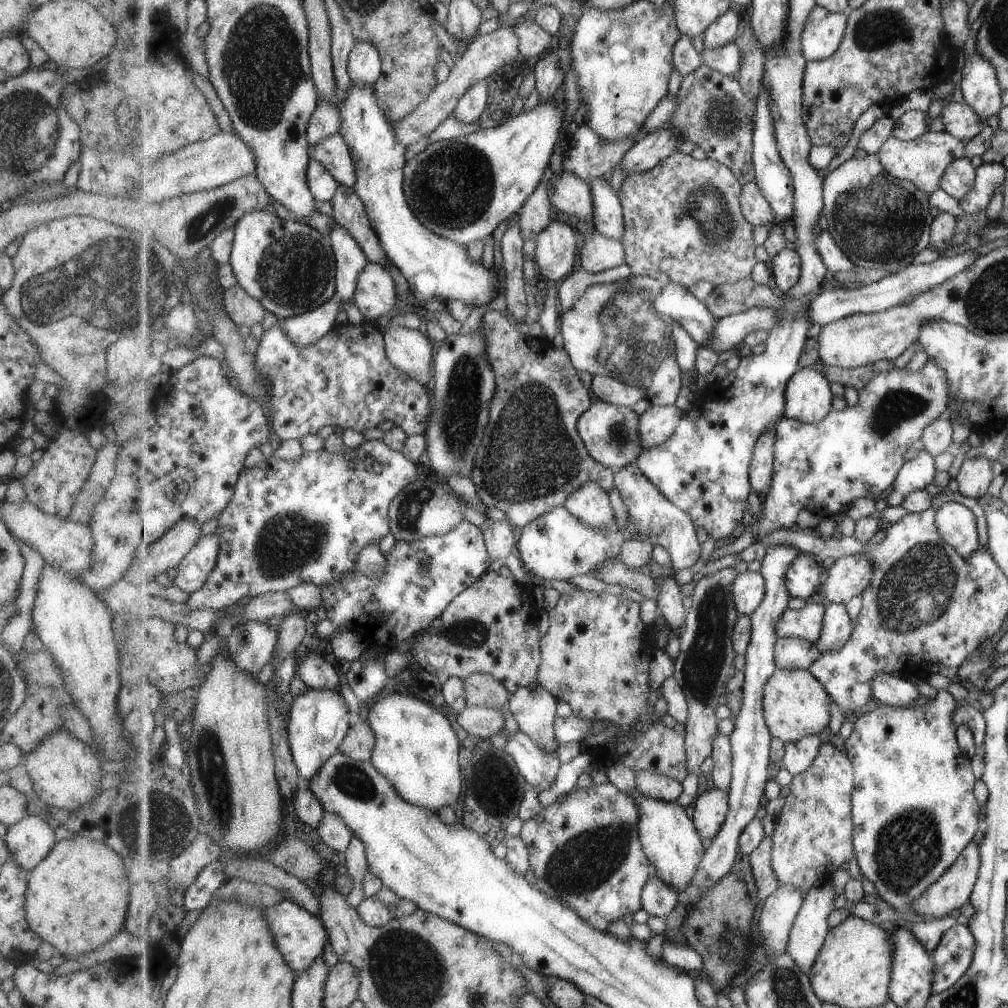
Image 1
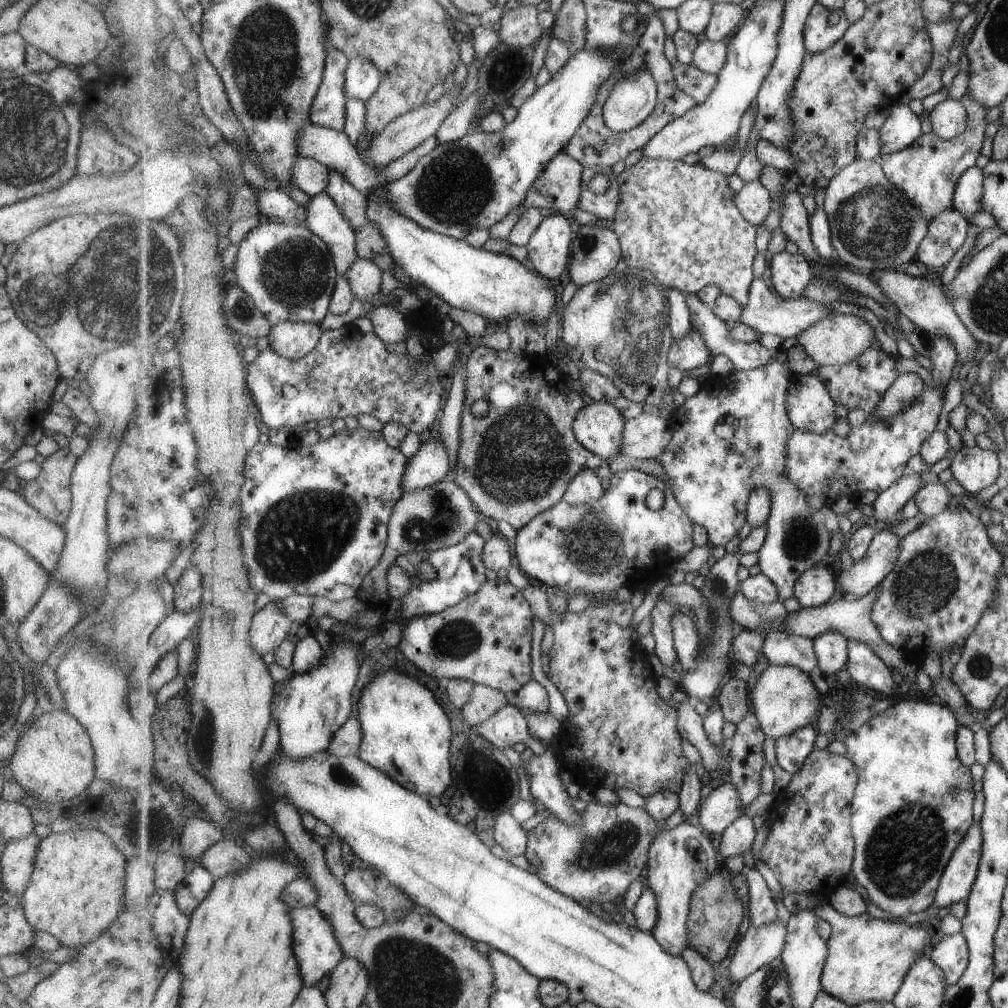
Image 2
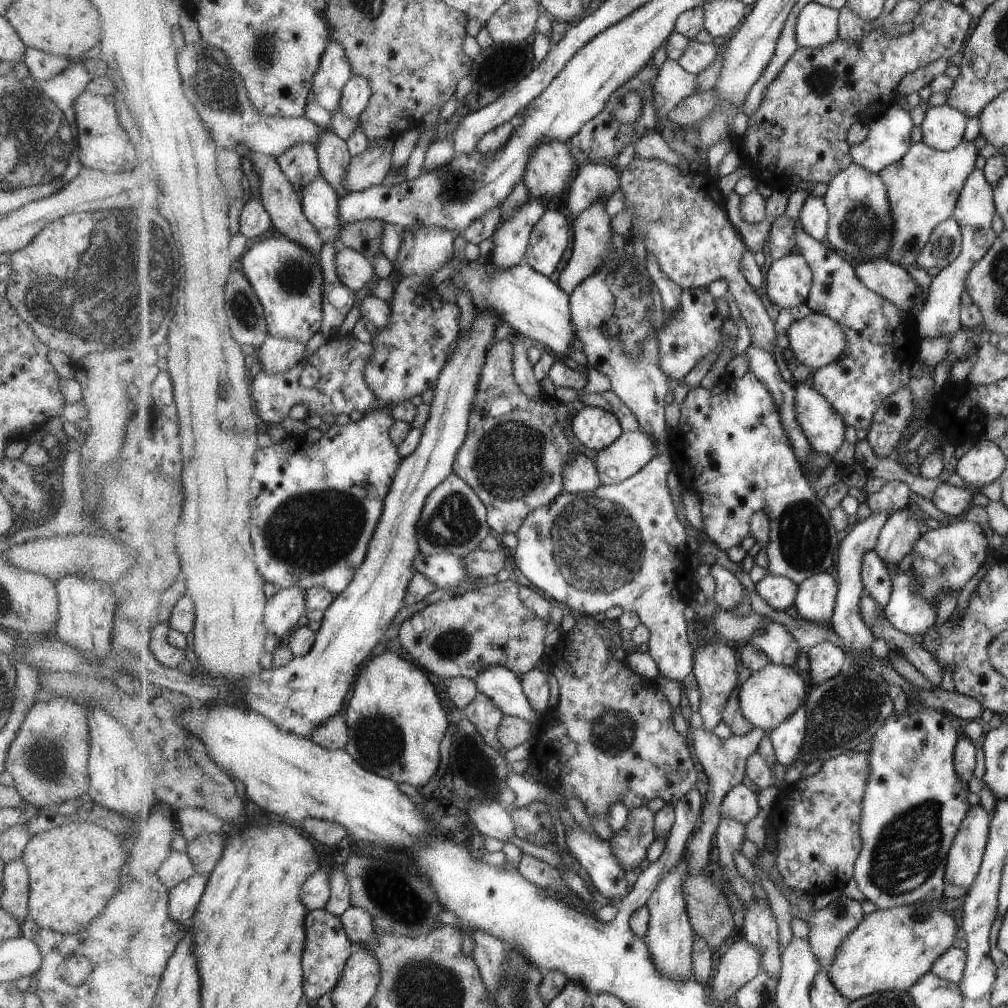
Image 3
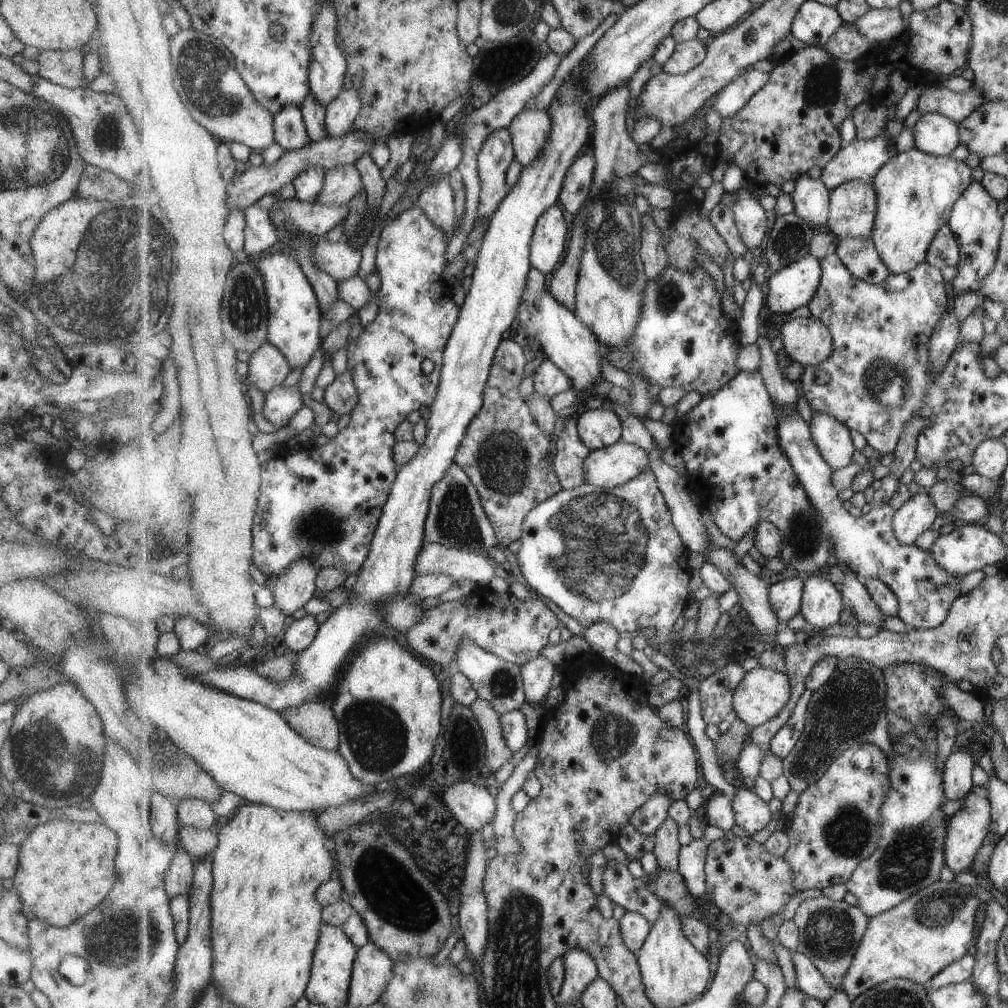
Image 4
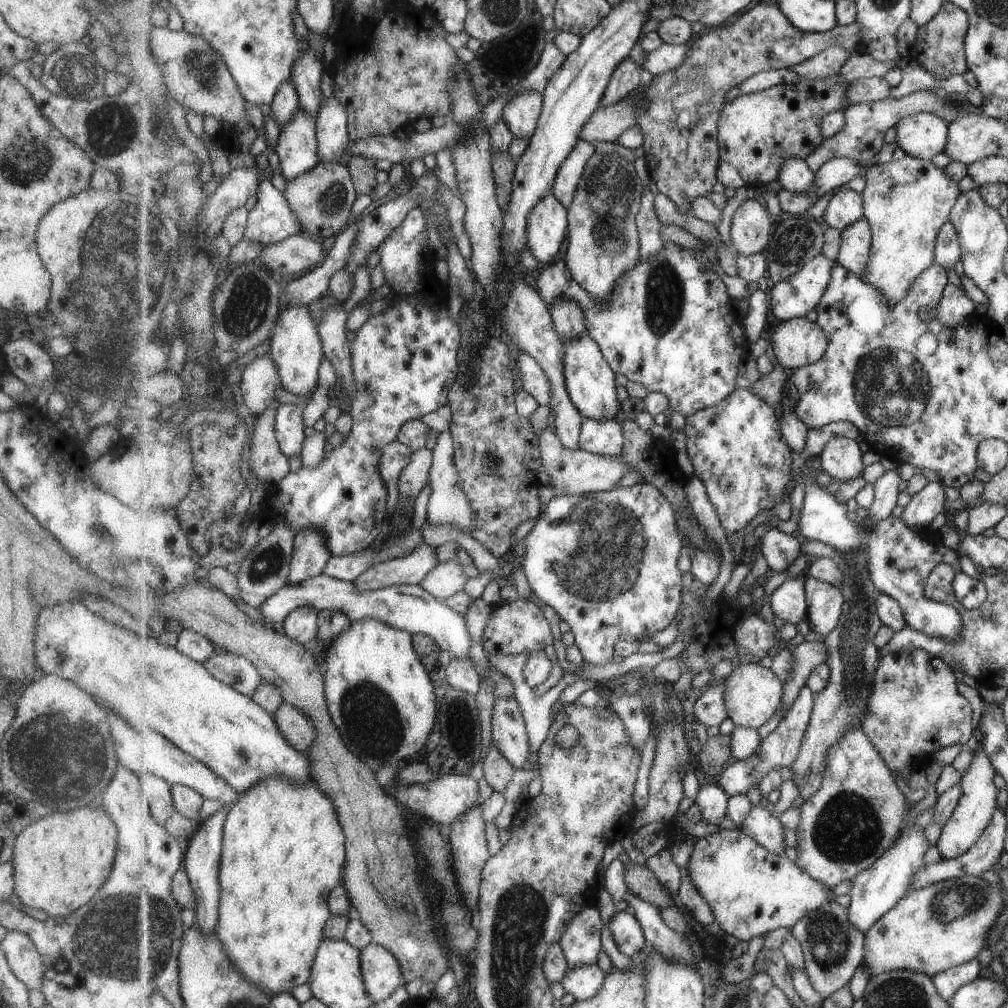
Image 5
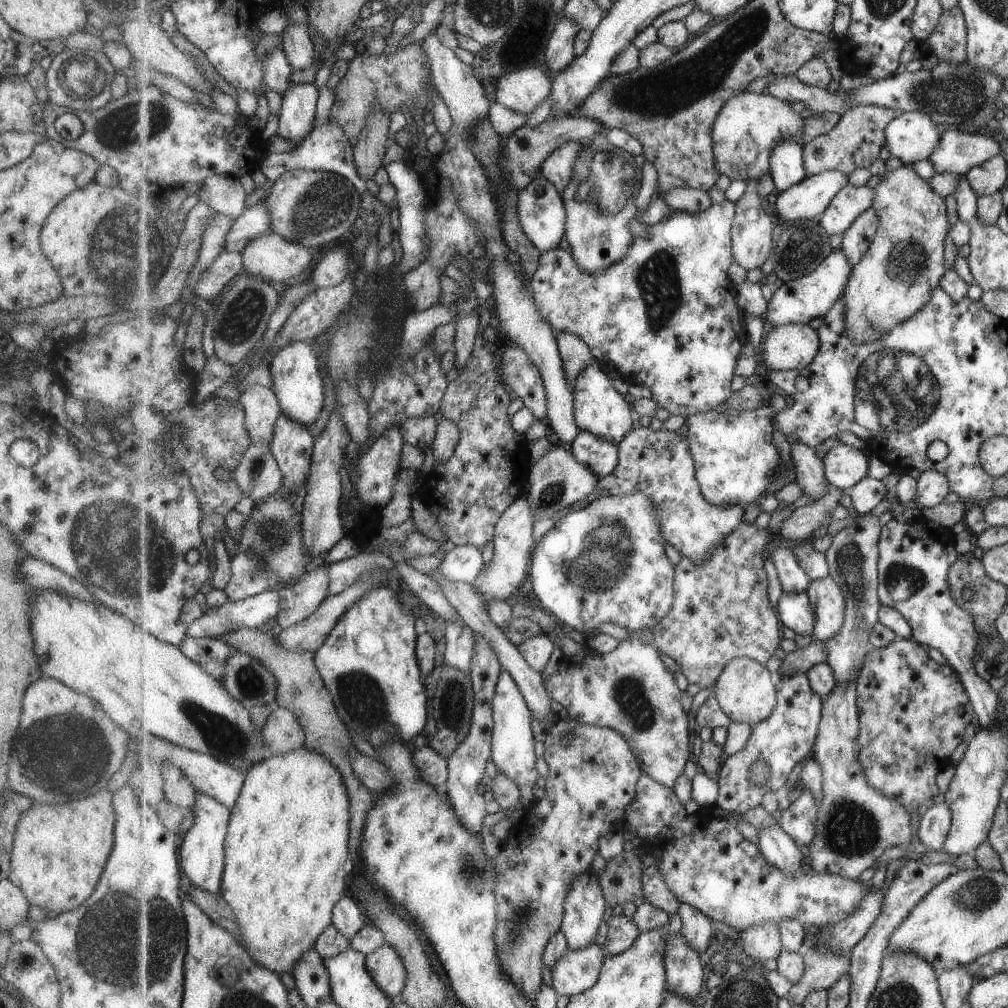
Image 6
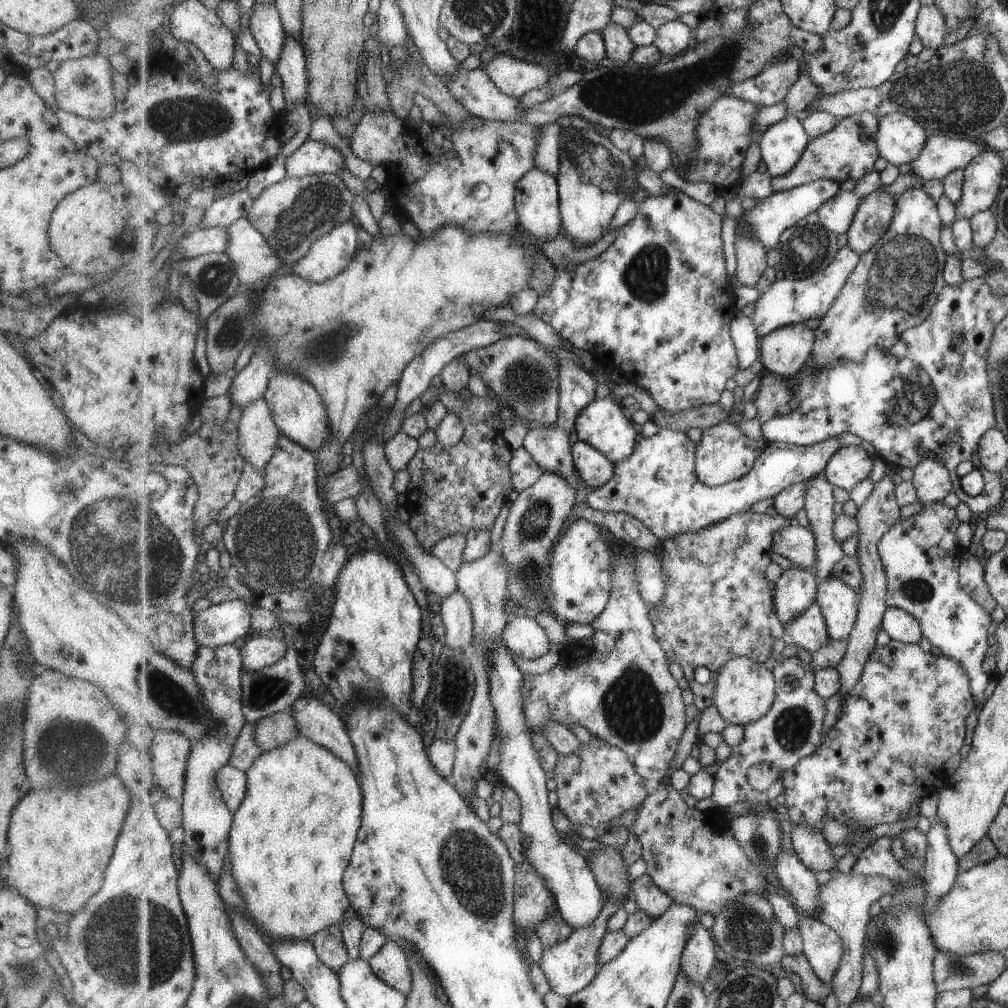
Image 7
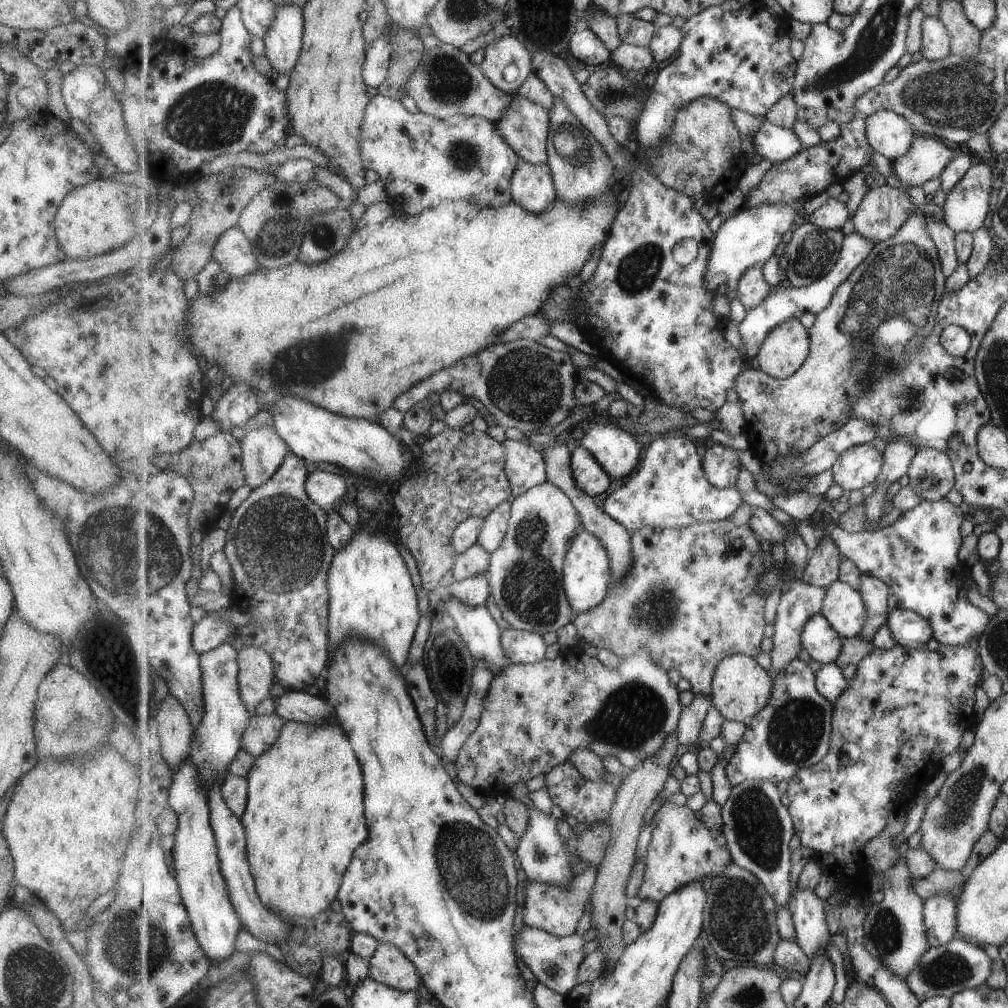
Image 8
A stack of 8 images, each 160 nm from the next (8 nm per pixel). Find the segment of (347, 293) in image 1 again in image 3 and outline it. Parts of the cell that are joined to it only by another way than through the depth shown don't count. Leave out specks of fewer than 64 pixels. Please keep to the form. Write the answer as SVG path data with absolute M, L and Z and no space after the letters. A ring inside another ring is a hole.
M321 174L301 192L305 216L322 234L324 244L328 240L340 240L340 232L345 223L338 218L339 193Z

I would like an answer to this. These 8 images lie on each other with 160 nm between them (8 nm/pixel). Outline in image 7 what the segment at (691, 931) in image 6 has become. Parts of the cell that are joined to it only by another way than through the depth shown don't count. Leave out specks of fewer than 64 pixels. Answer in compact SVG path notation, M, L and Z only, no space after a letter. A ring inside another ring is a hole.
M698 923L695 934L691 936L682 954L682 970L693 982L705 984L711 970L717 966L715 942L713 932Z

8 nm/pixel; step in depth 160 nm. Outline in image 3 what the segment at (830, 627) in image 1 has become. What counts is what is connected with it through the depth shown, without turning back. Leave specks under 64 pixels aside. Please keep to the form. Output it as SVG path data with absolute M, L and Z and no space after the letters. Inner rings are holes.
M831 641L817 643L807 656L810 669L806 676L811 686L823 684L826 680L837 676L849 660L846 650Z

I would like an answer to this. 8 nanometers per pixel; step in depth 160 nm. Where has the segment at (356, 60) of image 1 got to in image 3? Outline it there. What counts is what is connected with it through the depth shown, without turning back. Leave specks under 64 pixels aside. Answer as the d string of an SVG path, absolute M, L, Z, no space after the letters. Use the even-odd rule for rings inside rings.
M354 74L342 94L341 108L345 116L357 121L372 100L372 94L371 81L367 77Z

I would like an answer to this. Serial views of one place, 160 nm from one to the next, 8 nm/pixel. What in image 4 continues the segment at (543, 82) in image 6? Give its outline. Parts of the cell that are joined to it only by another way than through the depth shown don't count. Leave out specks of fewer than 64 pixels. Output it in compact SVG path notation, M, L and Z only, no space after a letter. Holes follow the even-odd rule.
M529 106L513 119L509 127L513 133L516 160L525 168L534 161L534 158L542 151L544 144L548 141L552 131L552 118L547 110L537 110Z

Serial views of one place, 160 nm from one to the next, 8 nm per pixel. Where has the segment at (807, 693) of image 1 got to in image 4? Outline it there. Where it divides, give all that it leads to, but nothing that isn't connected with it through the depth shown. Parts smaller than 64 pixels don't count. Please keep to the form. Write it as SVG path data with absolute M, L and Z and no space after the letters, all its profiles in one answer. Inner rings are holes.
M758 666L751 671L747 671L743 680L735 689L734 716L743 720L752 730L777 716L783 710L784 704L787 704L791 695L792 686L787 673Z

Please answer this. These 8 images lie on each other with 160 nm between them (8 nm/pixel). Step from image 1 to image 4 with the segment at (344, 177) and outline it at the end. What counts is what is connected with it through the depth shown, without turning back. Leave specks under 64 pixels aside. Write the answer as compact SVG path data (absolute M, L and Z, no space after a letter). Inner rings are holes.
M172 28L170 51L175 67L175 86L191 111L193 118L198 120L220 142L241 142L251 148L263 150L276 142L274 114L261 104L253 91L247 86L236 67L236 56L220 40L199 32L193 28L177 30Z

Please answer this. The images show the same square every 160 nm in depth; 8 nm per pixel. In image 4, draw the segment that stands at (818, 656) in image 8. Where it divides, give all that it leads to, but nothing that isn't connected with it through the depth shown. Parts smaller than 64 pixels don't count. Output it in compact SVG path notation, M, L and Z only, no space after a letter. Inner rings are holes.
M798 576L770 586L770 601L782 621L791 620L802 612L805 577Z

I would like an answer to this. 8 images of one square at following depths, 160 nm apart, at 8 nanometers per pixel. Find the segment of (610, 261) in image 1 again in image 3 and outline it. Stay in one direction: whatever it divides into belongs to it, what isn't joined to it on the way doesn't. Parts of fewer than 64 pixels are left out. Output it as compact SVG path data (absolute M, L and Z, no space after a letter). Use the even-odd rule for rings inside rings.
M599 199L596 203L591 204L586 211L576 215L573 220L573 248L572 255L568 260L566 267L561 271L558 285L567 293L573 294L575 289L594 272L599 270L604 263L607 254L610 252L612 235L611 216L607 212L605 199Z

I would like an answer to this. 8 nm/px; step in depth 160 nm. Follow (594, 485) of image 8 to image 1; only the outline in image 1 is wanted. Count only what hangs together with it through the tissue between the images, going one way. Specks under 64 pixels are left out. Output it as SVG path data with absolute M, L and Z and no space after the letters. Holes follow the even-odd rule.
M595 399L589 410L578 420L578 431L590 450L590 456L611 467L615 472L635 463L638 456L645 450L639 432L640 414L633 408Z

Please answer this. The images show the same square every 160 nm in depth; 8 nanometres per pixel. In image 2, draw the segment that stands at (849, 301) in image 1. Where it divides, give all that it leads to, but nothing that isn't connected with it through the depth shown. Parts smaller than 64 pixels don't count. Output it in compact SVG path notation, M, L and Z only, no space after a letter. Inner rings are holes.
M762 277L754 279L750 290L750 303L744 308L744 313L741 315L740 320L747 326L754 328L761 335L763 334L776 334L779 337L793 338L797 337L807 328L812 327L813 324L818 323L819 320L825 318L829 313L827 306L829 297L823 303L816 302L812 299L801 297L797 300L789 300L785 297L777 296Z

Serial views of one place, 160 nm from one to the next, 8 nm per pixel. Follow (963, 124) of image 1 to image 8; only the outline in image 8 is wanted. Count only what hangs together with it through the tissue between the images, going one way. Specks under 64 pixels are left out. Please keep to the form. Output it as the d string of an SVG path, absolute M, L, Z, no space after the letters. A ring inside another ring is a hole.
M884 109L867 117L867 137L874 151L893 162L911 150L916 129L907 118Z

